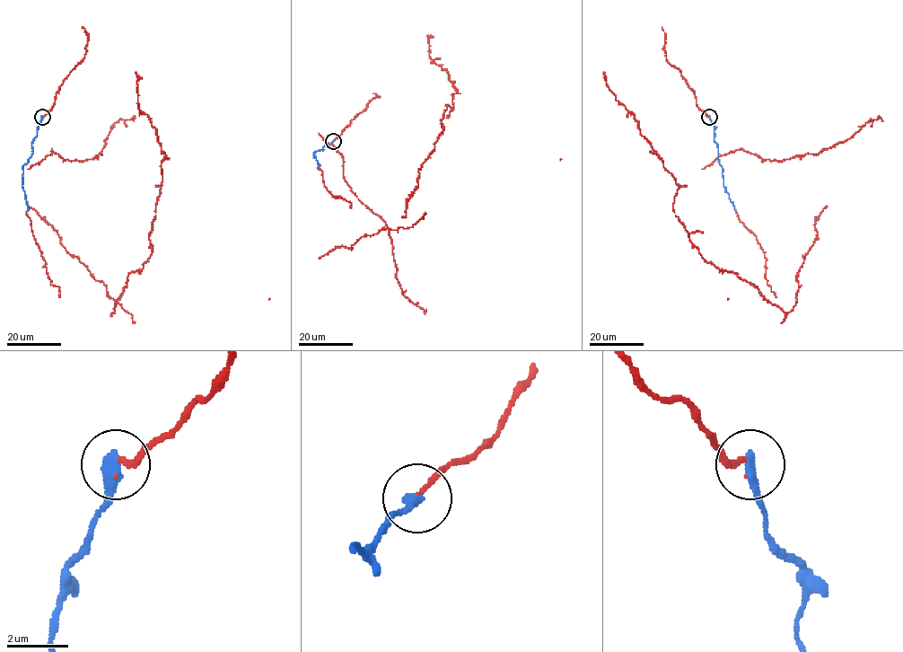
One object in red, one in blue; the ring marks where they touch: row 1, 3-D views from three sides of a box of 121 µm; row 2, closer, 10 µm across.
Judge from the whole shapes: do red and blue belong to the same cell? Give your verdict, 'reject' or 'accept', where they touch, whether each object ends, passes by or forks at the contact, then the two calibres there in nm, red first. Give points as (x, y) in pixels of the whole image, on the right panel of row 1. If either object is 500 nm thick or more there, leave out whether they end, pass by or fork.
accept; place (709, 117); red ends; blue ends; calibres 180 and 420 nm

